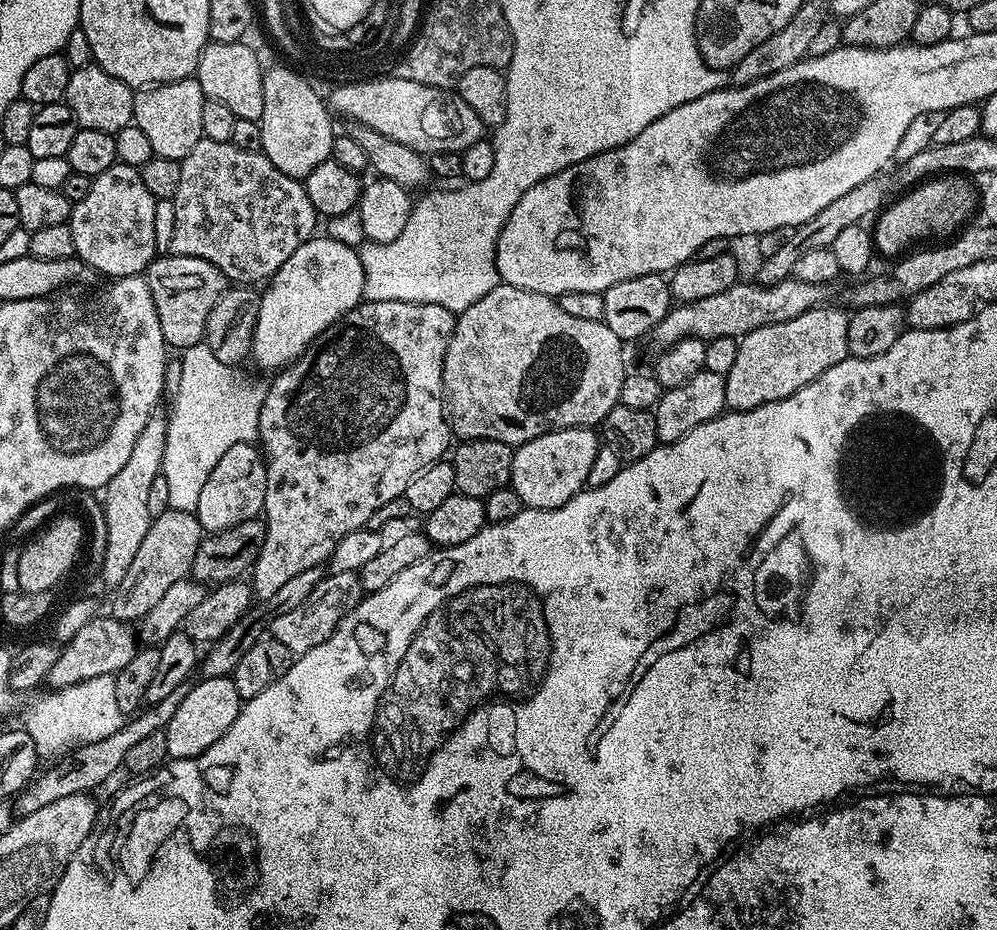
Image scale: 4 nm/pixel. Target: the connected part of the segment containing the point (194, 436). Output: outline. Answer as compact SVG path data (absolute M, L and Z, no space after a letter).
M203 342L183 349L179 362L181 377L174 391L176 402L168 415L162 474L170 493L168 507L195 512L202 486L206 486L206 478L222 454L230 446L250 444L259 437L265 389L239 376L235 367L218 362Z

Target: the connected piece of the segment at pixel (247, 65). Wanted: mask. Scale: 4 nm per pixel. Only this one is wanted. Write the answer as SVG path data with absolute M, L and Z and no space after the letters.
M212 40L204 47L198 58L194 79L202 86L205 97L214 102L223 102L229 110L234 110L237 121L262 118L262 82L265 69L260 68L260 60L248 42L218 42Z

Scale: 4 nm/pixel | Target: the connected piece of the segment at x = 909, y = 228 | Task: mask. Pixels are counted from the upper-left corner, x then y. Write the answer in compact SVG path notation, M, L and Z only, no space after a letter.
M937 174L909 187L905 191L908 192L905 196L900 196L897 200L895 197L875 217L875 220L877 219L876 228L874 227L875 251L879 255L881 252L884 256L896 258L921 242L931 241L928 240L931 236L948 238L959 233L972 220L971 216L974 214L976 216L978 212L978 188L968 180L971 179L964 174Z

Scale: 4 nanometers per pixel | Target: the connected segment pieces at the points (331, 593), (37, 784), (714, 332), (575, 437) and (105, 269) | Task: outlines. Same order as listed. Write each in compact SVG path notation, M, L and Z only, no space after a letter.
M333 572L325 575L318 582L318 586L314 586L310 598L306 598L306 602L302 602L302 606L289 610L287 614L271 617L271 639L282 642L282 646L286 646L286 650L290 650L294 654L314 650L314 646L326 642L326 638L330 638L330 634L334 634L336 627L360 603L364 595L365 590L360 585L360 577L357 573L338 574Z
M189 685L178 686L178 690L173 690L170 698L162 698L162 702L149 704L139 714L125 719L123 726L114 730L110 738L98 738L98 742L81 744L61 755L48 769L41 771L35 777L33 783L29 784L22 792L15 797L17 817L29 816L34 814L34 810L42 810L42 806L50 806L50 802L58 802L58 798L70 798L70 794L91 793L92 788L99 784L104 784L116 771L124 768L126 754L137 744L138 741L145 739L150 734L158 734L168 727L170 718L178 711L178 706L182 698L186 698Z
M795 278L777 284L737 282L722 290L722 294L714 294L711 298L698 298L698 302L689 304L677 303L656 327L654 339L660 346L669 346L686 338L705 342L727 336L739 338L750 334L750 330L758 330L767 324L786 322L790 318L798 318L798 314L806 314L806 310L821 307L832 290L832 284L802 282Z
M558 428L519 445L512 454L510 486L522 498L525 508L560 508L584 491L594 454L602 446L592 428Z
M117 162L110 170L102 170L102 174L92 177L90 194L82 198L82 202L73 204L72 216L68 220L70 234L74 234L74 250L83 264L87 264L93 273L100 272L104 278L119 278L121 276L139 276L148 265L156 259L156 243L154 242L154 210L157 198L142 182L139 168L131 168Z

